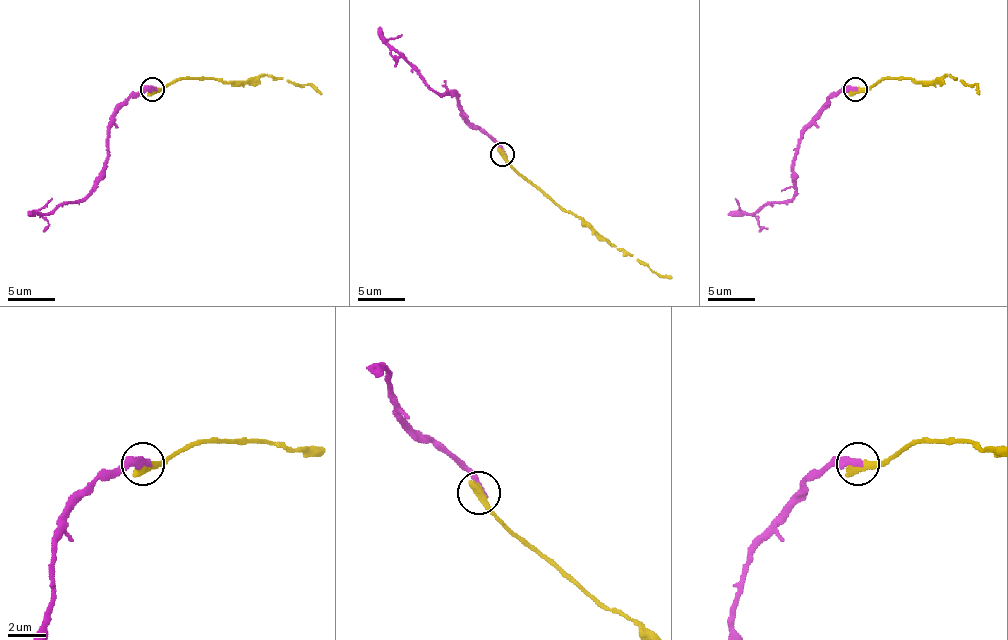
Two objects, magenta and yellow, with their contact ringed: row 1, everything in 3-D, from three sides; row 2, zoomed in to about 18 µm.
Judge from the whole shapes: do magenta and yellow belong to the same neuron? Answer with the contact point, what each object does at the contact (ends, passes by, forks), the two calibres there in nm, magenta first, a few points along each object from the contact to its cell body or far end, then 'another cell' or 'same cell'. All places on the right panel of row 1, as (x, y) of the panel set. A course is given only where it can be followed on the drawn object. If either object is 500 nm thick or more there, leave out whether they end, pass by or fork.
place (855, 89); calibres 380 and 550 nm; course magenta (855, 90), (836, 92), (803, 132), (791, 199), (768, 201), (753, 213), (744, 213), (735, 199); course yellow (855, 90), (867, 90), (884, 78), (917, 80), (950, 76), (976, 85), (978, 94); another cell

